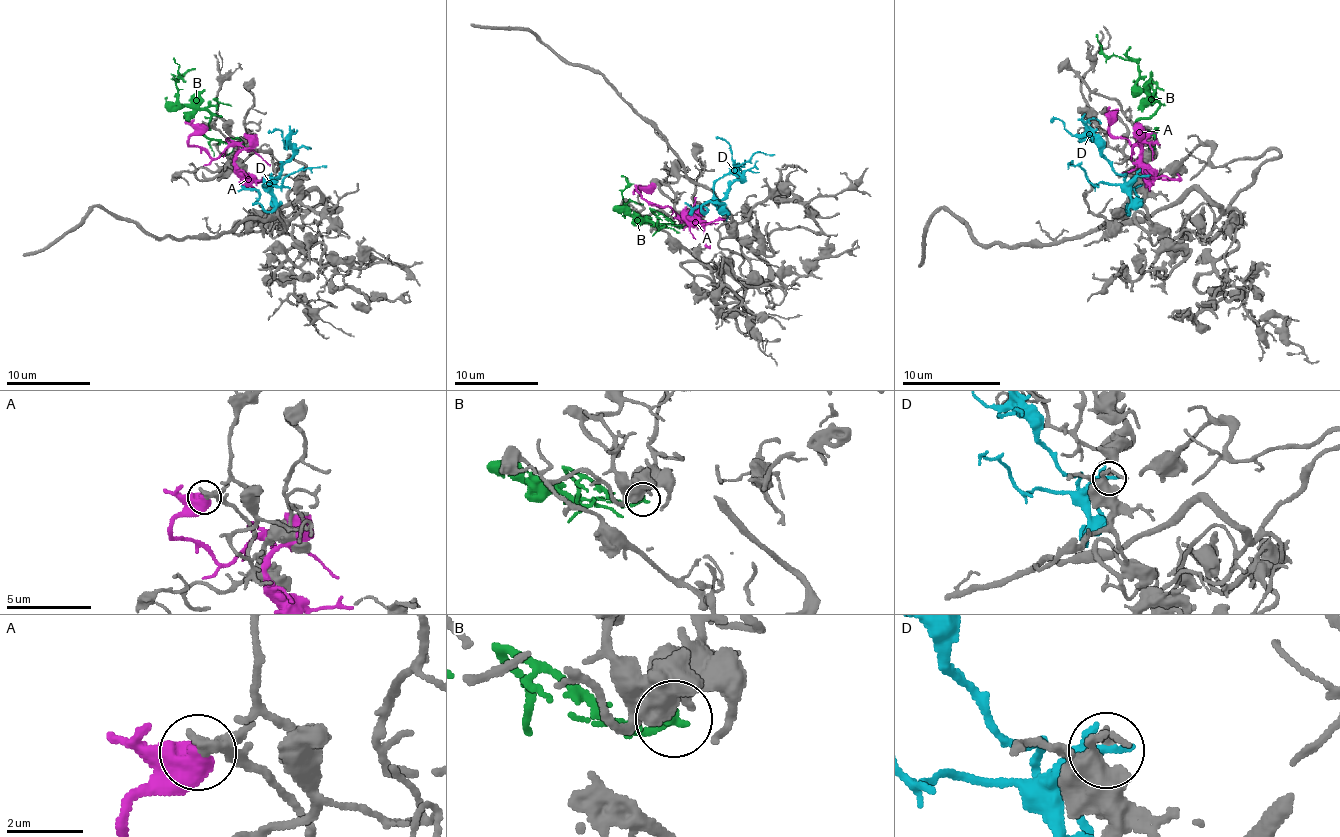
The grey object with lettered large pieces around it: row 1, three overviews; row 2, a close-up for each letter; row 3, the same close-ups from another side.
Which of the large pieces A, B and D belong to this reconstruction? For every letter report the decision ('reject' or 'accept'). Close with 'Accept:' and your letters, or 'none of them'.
A: reject
B: accept
D: accept
Accept: B, D

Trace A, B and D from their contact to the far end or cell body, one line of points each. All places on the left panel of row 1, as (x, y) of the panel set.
A: (205, 125), (188, 144), (203, 148), (213, 158), (230, 146), (240, 146), (236, 163), (257, 181), (261, 177)
B: (240, 144), (238, 140), (217, 142), (207, 135), (211, 115), (180, 102), (173, 77), (180, 75), (173, 58)
D: (278, 179), (269, 179), (278, 175), (292, 150), (284, 144), (278, 129), (267, 133)

